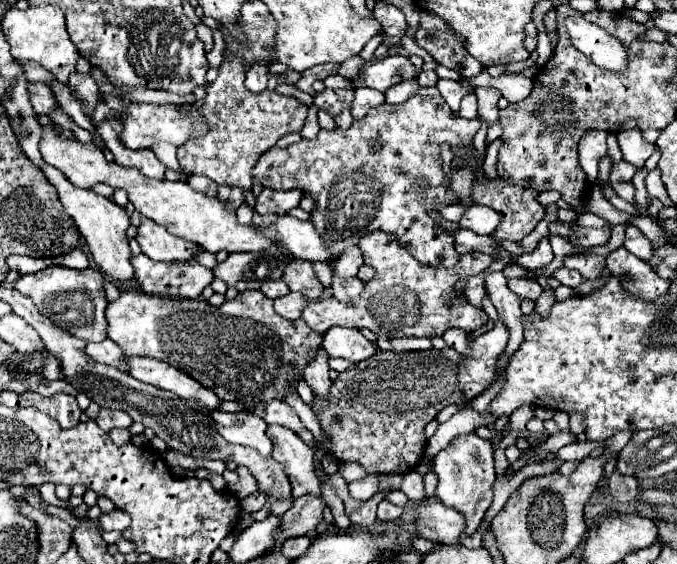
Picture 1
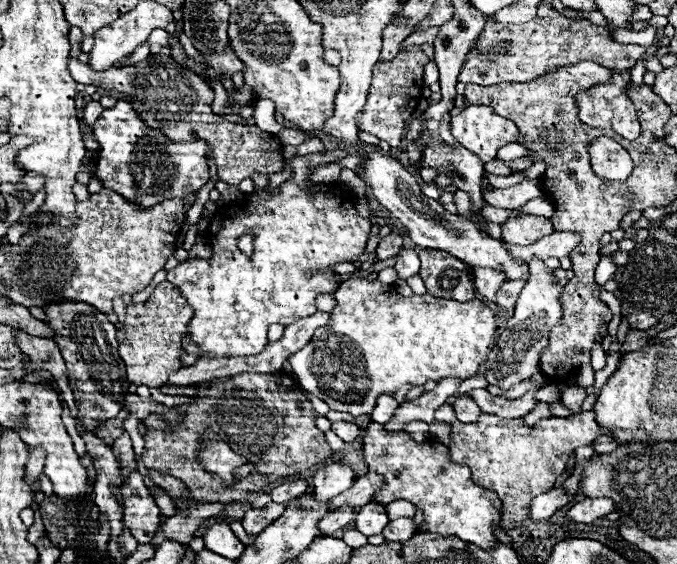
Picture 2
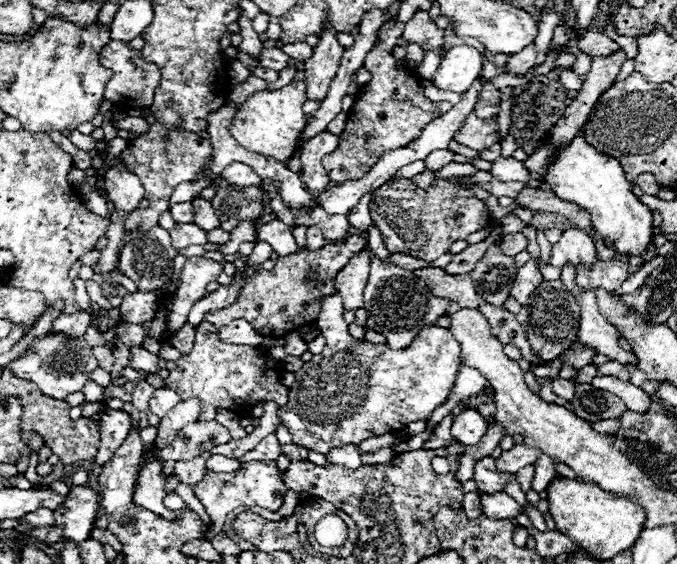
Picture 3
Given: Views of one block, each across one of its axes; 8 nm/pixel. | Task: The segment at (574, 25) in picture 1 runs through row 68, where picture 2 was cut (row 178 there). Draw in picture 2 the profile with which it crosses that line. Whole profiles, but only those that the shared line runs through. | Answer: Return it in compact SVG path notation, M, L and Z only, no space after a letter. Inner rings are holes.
M600 136L590 144L590 162L596 176L606 180L624 180L632 174L632 158L630 154L612 138Z

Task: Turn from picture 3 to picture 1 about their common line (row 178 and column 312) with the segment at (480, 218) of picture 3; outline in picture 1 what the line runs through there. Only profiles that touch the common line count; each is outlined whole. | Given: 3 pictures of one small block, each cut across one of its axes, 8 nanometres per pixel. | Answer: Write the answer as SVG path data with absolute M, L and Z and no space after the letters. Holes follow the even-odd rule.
M498 320L492 330L470 338L470 354L462 356L452 348L444 350L420 350L420 352L380 352L362 362L352 364L348 370L340 372L330 388L330 402L316 396L312 400L312 410L316 412L322 432L328 438L326 452L338 462L358 462L368 474L406 474L414 470L426 450L428 440L424 438L424 428L436 418L436 414L450 404L466 404L468 400L480 396L494 380L498 356L504 352L508 342L508 330Z

